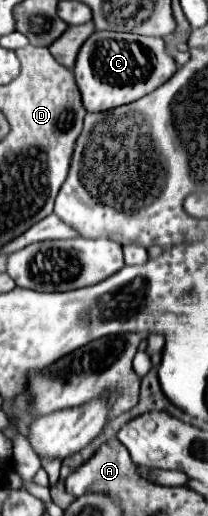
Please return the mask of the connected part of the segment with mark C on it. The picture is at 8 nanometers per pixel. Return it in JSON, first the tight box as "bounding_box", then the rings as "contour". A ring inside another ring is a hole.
{"bounding_box":[73,31,177,111],"contour":[[[97,31],[91,35],[91,39],[83,43],[73,69],[87,111],[105,111],[133,103],[169,81],[175,71],[177,61],[167,53],[161,37],[115,31]]]}

